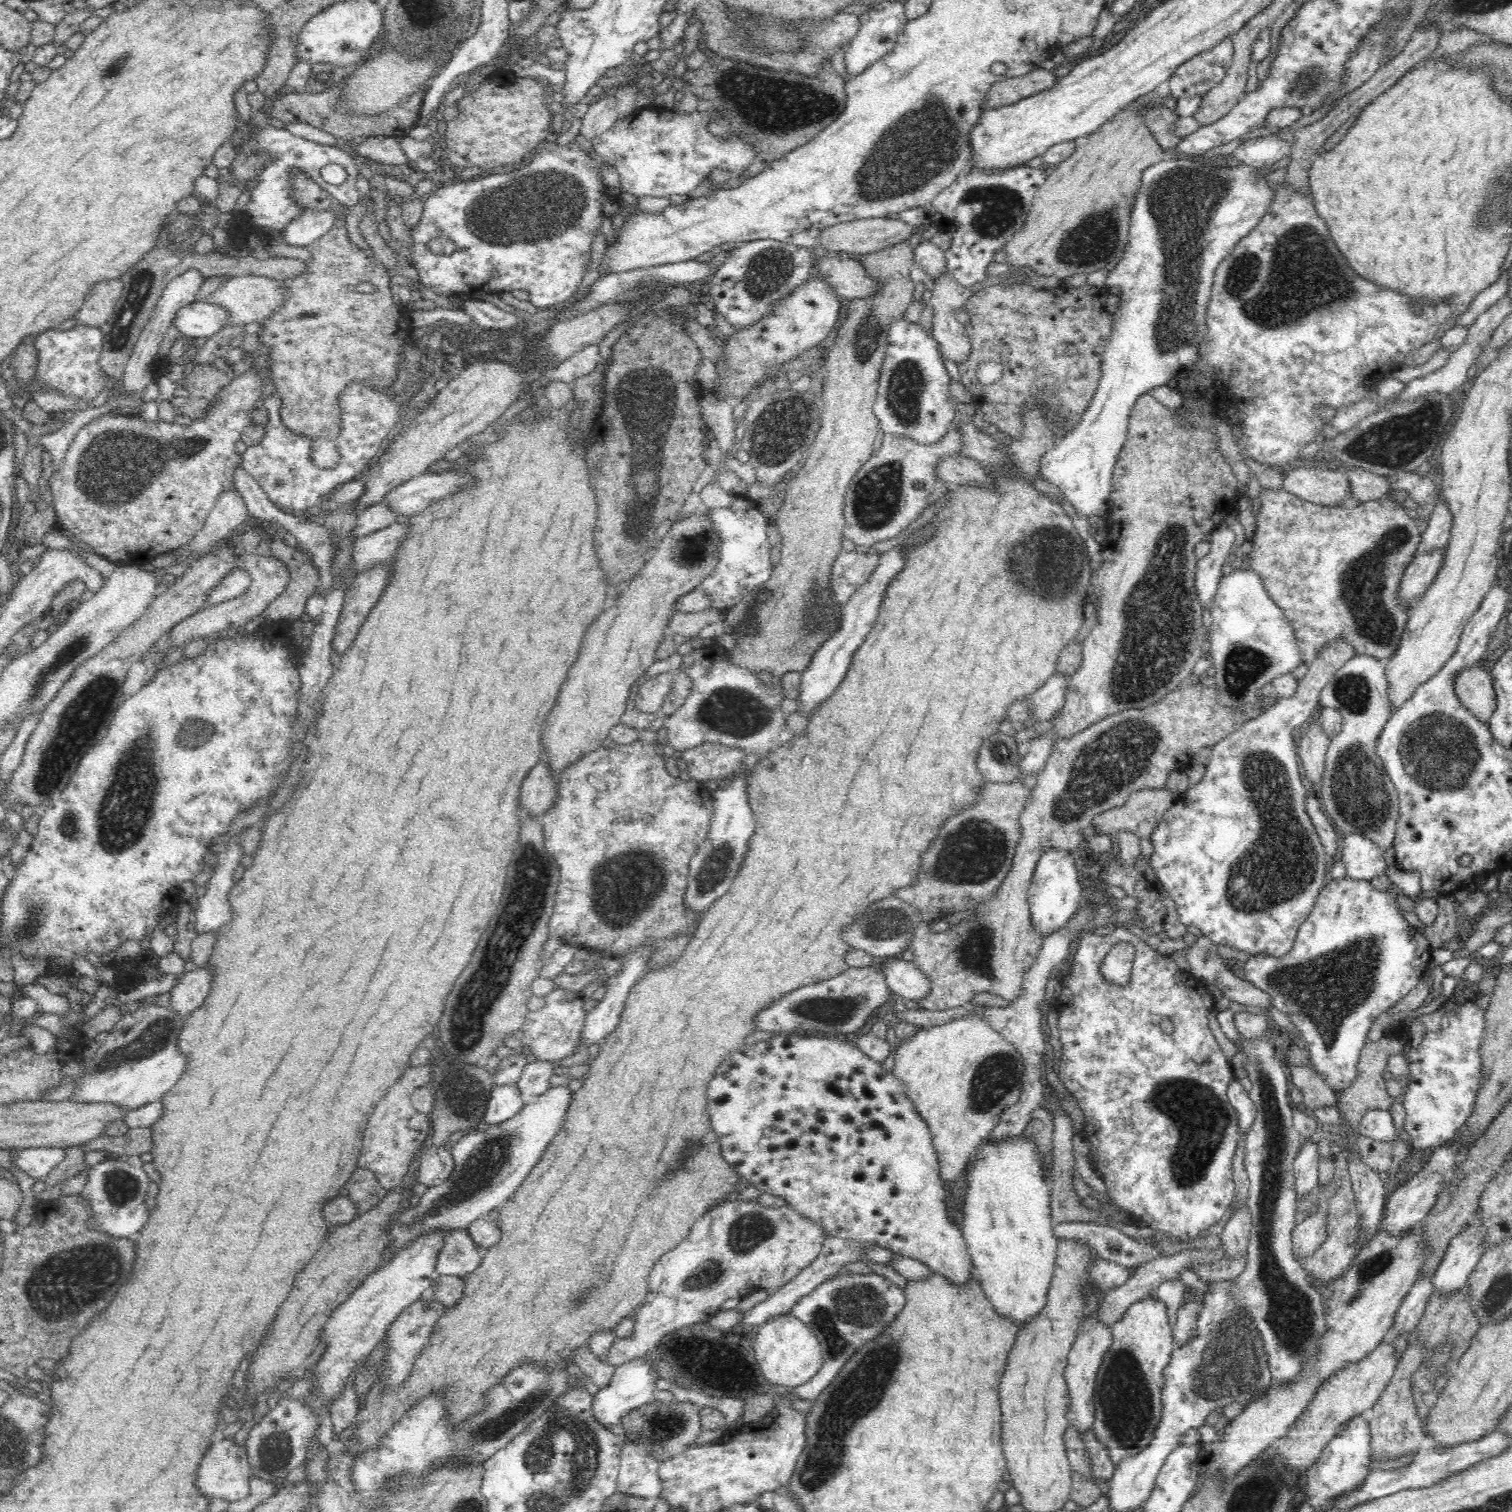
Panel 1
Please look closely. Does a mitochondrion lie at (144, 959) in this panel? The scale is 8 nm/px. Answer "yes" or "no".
no

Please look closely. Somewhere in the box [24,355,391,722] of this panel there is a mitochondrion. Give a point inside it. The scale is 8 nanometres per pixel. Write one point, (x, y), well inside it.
(119, 465)

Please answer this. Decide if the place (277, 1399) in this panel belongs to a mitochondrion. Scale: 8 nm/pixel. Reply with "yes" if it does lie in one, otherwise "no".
no

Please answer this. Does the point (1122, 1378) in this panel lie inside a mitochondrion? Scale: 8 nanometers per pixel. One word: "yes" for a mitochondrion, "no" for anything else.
yes

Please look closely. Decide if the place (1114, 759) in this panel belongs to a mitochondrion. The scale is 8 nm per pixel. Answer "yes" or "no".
yes

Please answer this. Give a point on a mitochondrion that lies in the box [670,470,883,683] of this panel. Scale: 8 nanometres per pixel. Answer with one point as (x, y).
(807, 606)

